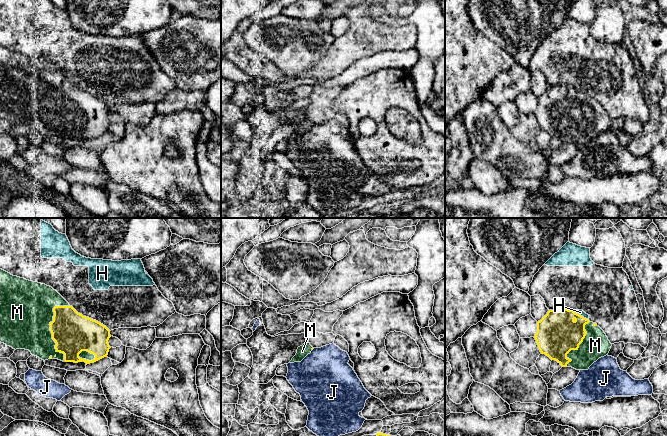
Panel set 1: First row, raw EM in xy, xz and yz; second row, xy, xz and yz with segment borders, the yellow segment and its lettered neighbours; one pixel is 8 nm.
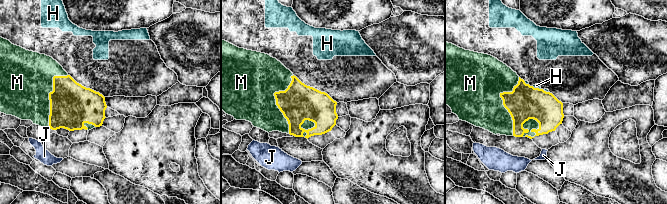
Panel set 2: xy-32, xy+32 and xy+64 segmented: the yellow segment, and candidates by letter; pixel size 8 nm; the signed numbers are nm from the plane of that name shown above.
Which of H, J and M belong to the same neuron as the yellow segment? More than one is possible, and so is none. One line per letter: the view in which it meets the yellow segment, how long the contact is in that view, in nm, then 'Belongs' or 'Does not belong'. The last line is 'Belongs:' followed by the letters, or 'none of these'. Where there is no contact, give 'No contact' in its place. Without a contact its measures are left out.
H: Touches yellow in yz. Shared border 140 nm. Does not belong
J: No contact. Does not belong
M: Touches yellow in xy. Shared border 460 nm. Belongs
Belongs: M

